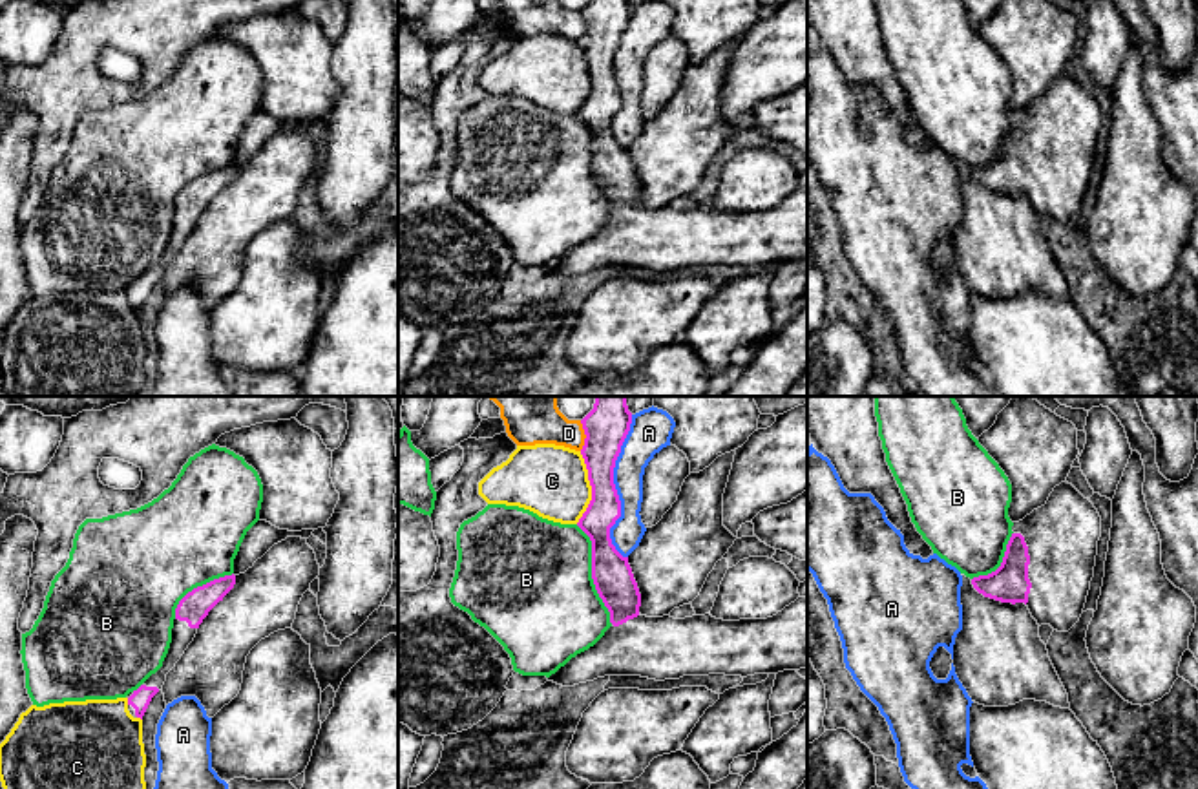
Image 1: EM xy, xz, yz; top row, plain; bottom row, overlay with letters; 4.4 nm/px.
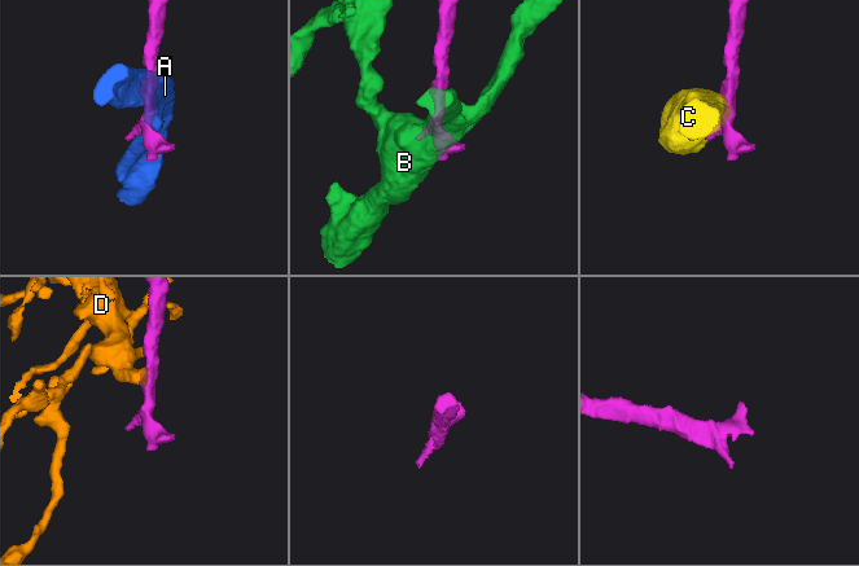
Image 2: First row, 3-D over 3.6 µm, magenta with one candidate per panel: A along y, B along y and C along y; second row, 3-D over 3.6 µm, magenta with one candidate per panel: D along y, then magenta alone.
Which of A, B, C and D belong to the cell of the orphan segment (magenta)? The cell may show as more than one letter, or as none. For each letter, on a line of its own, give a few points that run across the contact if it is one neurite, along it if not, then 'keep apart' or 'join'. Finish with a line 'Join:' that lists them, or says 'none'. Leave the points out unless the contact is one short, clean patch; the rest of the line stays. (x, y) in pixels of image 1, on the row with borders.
A: keep apart
B: keep apart
C: keep apart
D: keep apart
Join: none

